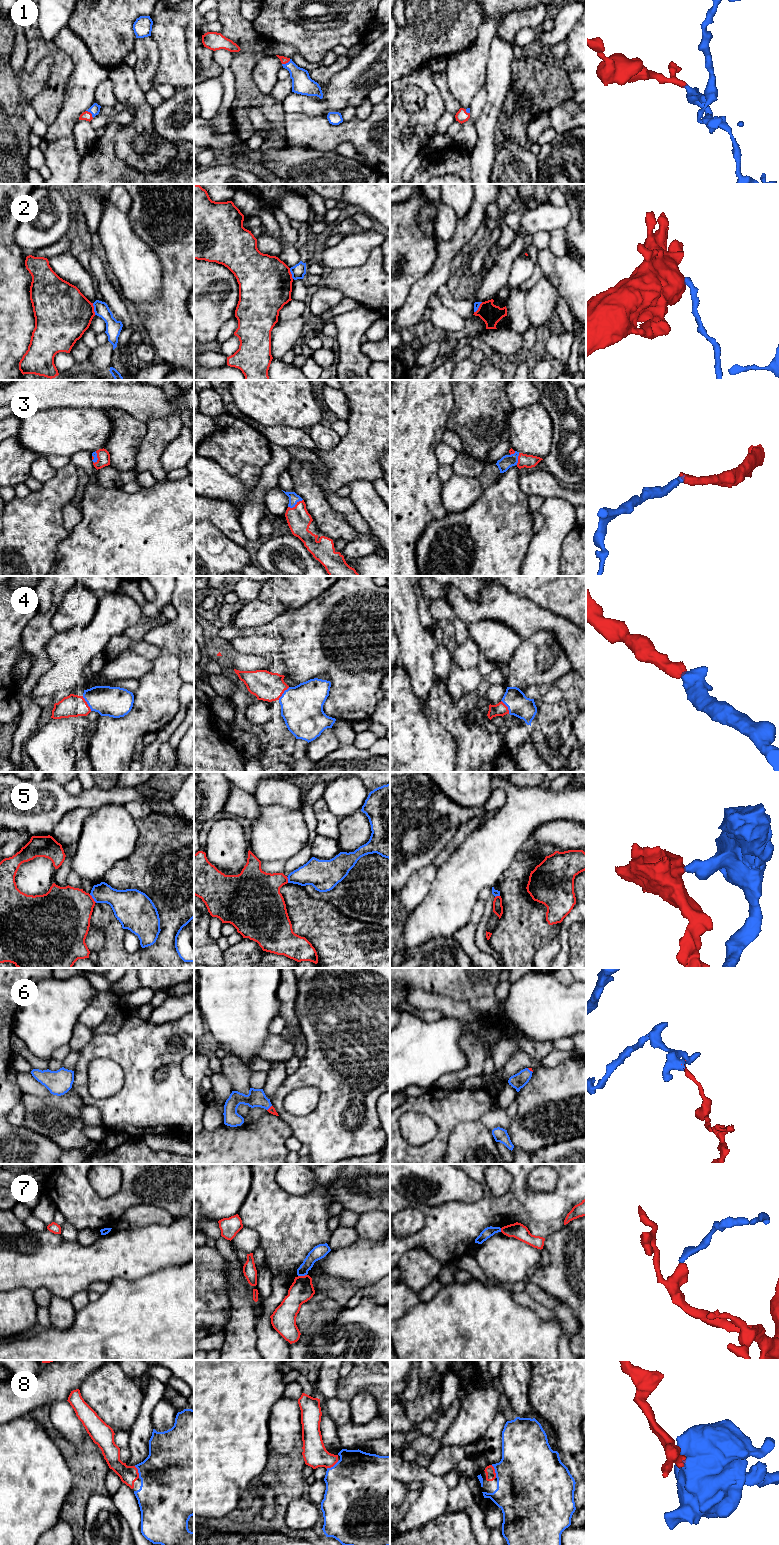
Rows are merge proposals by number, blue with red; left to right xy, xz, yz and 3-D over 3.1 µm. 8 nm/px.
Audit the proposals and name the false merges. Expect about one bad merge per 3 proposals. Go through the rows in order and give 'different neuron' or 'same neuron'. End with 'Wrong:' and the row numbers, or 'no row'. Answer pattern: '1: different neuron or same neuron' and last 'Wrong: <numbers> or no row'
1: same neuron
2: different neuron
3: same neuron
4: same neuron
5: different neuron
6: same neuron
7: different neuron
8: same neuron
Wrong: 2, 5, 7

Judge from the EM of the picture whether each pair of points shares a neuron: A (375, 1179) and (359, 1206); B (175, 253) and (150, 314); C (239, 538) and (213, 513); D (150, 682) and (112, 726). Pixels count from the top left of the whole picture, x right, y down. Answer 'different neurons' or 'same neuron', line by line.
A: same neuron
B: same neuron
C: same neuron
D: same neuron

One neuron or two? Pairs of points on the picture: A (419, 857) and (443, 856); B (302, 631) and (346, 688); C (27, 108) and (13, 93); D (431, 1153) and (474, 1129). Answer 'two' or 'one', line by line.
A: two
B: one
C: two
D: two

